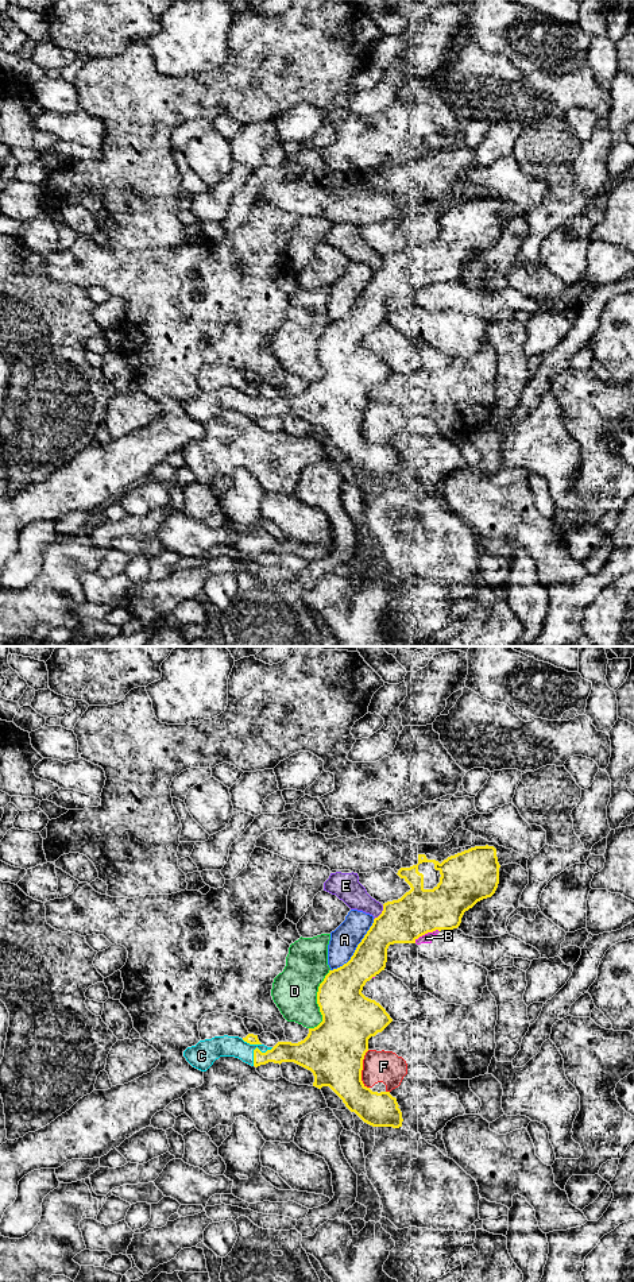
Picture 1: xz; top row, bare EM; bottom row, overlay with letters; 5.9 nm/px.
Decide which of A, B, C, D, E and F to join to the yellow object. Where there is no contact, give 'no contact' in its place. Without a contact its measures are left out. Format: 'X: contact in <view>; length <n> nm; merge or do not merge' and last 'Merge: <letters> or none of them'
A: contact in xz; length 400 nm; do not merge
B: contact in xz; length 170 nm; merge
C: contact in xz; length 200 nm; merge
D: contact in xz; length 380 nm; do not merge
E: contact in xz; length 110 nm; do not merge
F: contact in xz; length 240 nm; do not merge
Merge: B, C

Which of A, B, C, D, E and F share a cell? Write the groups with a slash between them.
A / B C / D / E / F

